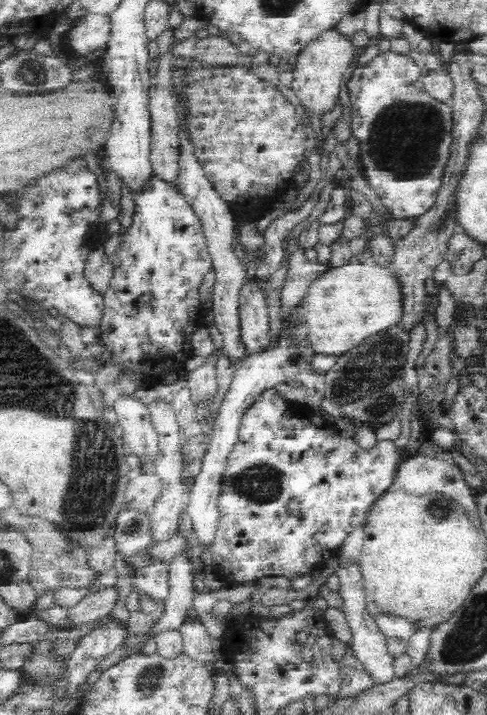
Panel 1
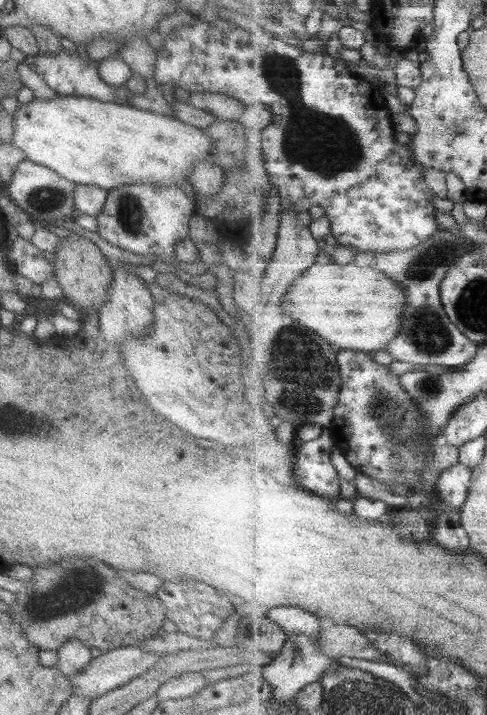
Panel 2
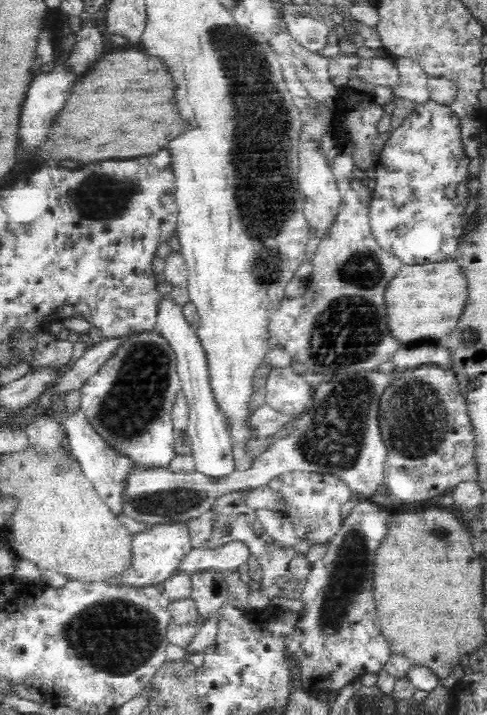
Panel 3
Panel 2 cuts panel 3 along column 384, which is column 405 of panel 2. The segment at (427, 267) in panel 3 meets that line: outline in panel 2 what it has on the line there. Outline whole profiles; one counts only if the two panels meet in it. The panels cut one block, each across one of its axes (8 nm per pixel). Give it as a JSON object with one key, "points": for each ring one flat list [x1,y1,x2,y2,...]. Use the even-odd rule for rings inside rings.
{"points":[[316,263,292,284,281,308,287,316,293,314,305,326,323,334,335,348,371,354,387,349,397,338,407,299,406,290,376,268]]}

